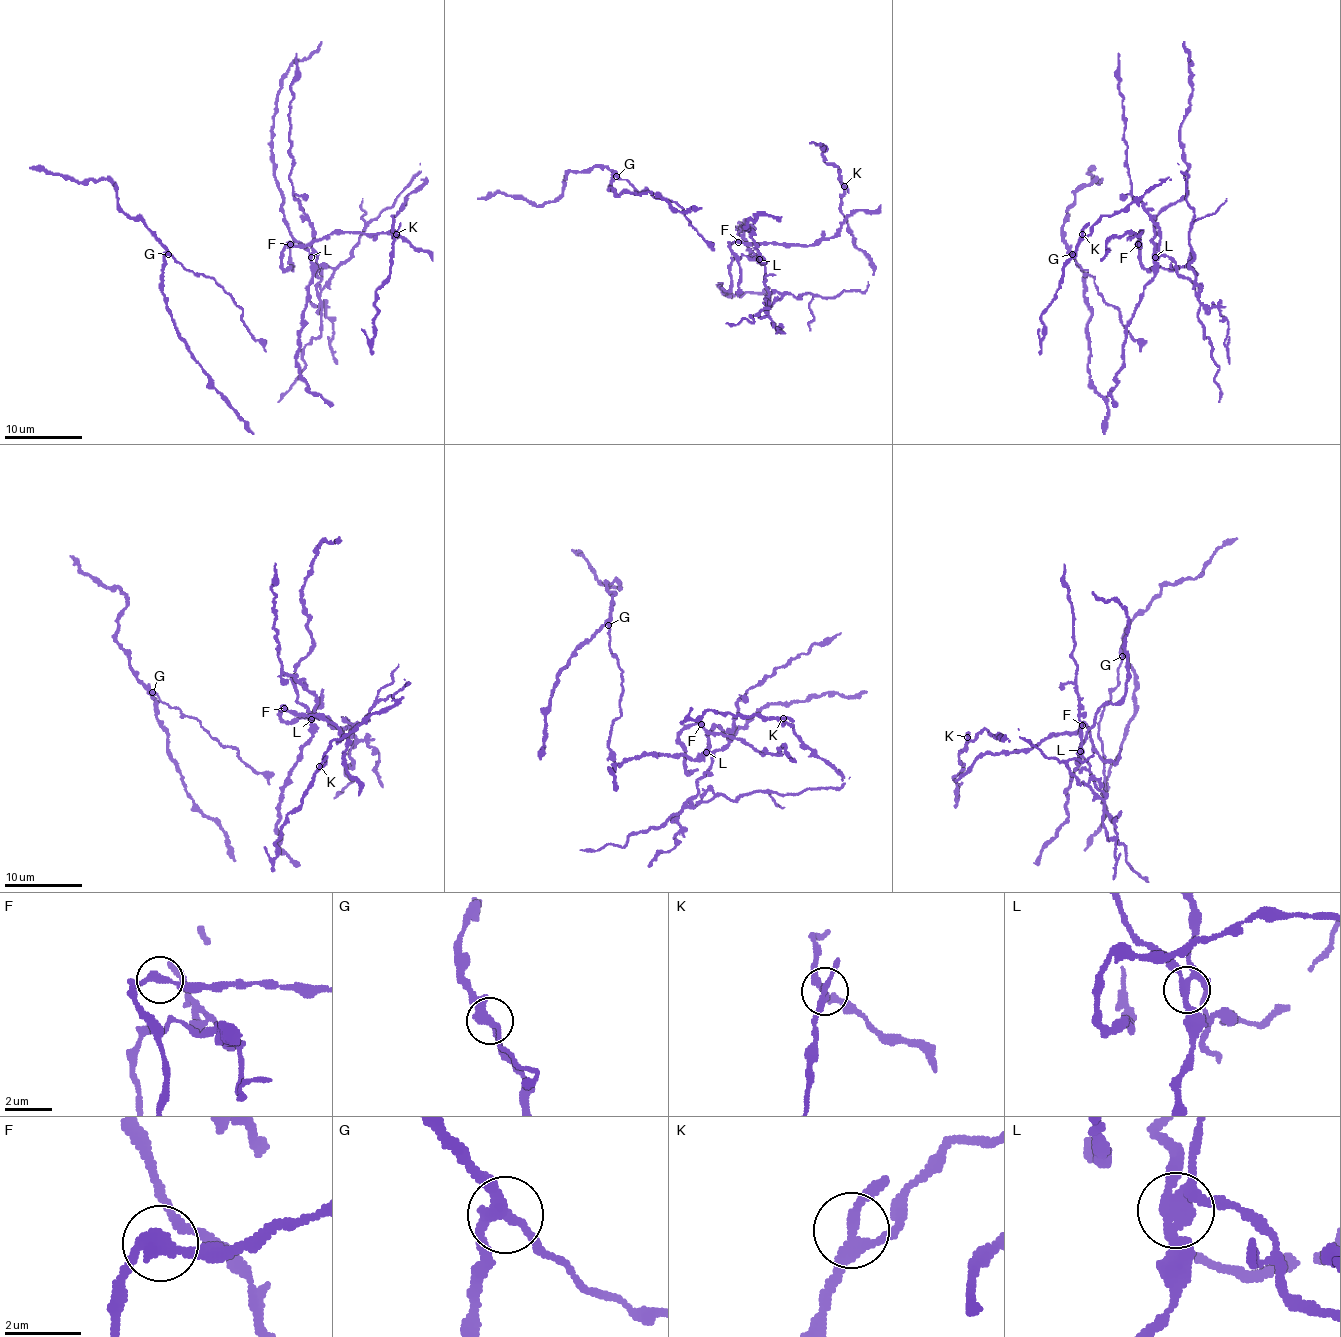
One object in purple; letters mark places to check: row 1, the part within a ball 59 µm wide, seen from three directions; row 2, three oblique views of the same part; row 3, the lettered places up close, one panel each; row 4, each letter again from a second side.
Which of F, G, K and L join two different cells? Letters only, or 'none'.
G, L

